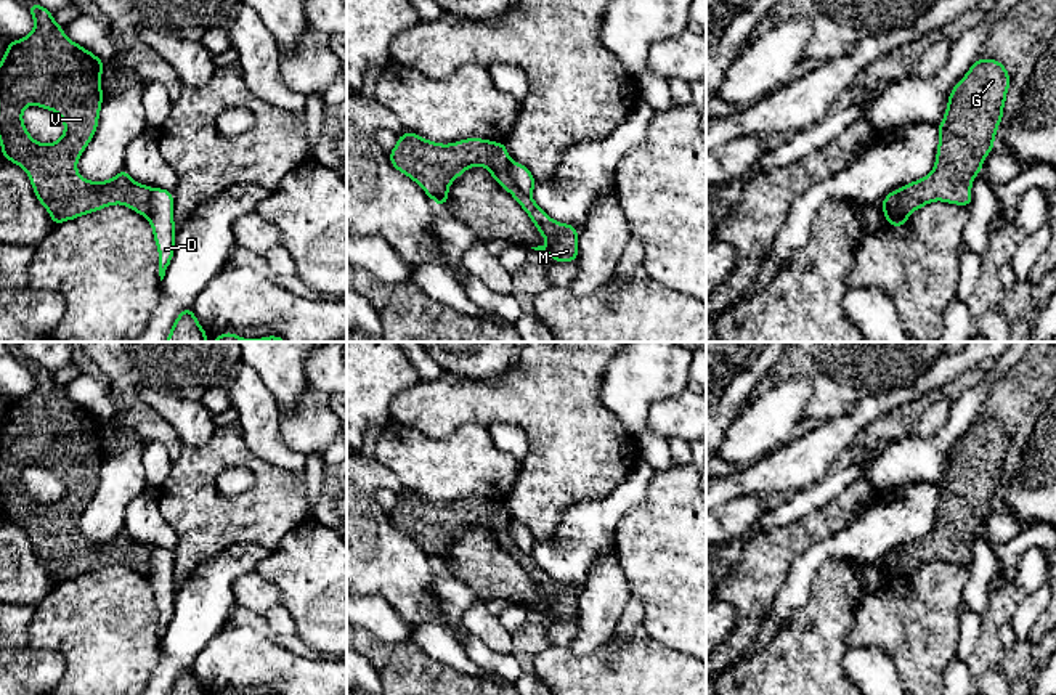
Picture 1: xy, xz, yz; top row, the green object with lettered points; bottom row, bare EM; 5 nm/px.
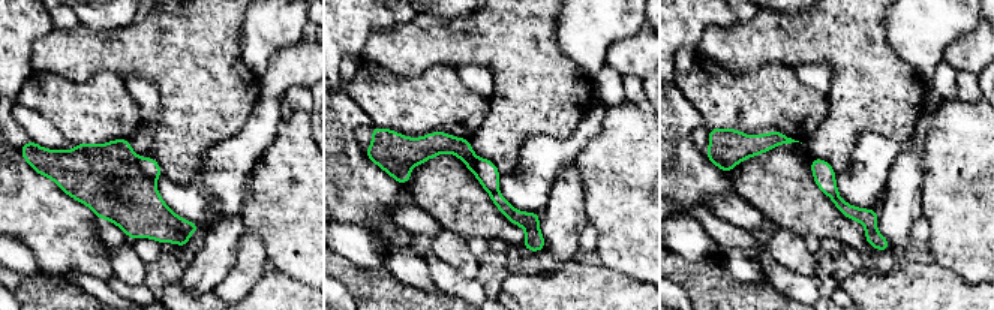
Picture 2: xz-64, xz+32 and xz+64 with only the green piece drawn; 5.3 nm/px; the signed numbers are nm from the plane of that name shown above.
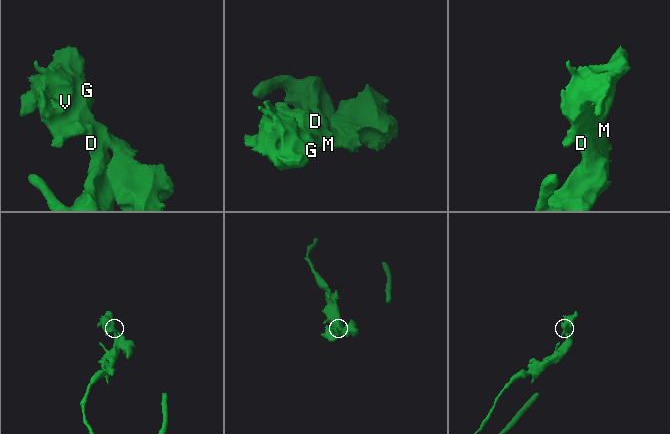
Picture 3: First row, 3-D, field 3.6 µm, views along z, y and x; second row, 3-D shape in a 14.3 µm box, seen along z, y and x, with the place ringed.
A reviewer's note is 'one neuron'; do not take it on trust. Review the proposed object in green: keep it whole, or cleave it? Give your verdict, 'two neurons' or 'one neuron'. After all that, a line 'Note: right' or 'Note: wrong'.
two neurons
Note: wrong

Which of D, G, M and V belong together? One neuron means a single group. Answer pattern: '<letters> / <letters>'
D / G M V

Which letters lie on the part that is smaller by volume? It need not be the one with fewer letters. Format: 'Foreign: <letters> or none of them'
Foreign: G, M, V

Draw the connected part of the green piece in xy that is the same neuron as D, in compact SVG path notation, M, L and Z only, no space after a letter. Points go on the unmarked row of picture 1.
M156 547L151 554L149 583L152 586L154 600L159 610L159 636L165 636L167 626L175 612L175 583L173 583L173 555L172 551Z

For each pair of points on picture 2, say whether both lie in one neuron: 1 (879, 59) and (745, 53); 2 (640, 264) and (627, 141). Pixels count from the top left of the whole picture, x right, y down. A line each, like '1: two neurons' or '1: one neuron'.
1: one neuron
2: one neuron

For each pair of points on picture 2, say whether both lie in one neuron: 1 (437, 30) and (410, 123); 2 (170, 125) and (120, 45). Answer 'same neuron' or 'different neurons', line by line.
1: different neurons
2: same neuron

